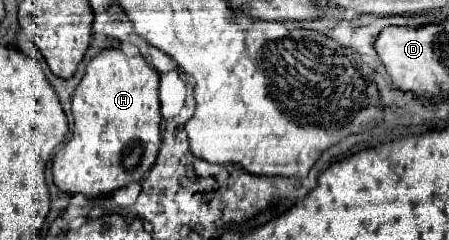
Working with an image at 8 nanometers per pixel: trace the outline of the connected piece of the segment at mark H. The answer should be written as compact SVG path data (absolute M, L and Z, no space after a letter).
M103 50L85 70L79 86L71 98L73 104L73 136L53 158L53 178L59 190L67 194L83 194L97 198L113 194L115 190L139 182L153 166L161 144L161 106L159 106L159 76L141 56L127 58L121 50Z

